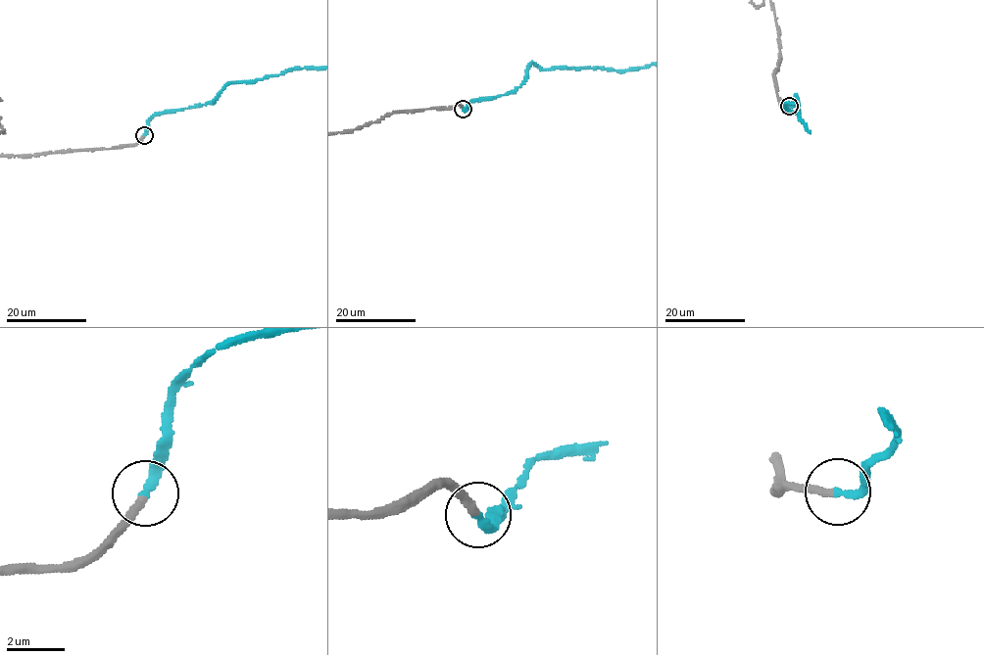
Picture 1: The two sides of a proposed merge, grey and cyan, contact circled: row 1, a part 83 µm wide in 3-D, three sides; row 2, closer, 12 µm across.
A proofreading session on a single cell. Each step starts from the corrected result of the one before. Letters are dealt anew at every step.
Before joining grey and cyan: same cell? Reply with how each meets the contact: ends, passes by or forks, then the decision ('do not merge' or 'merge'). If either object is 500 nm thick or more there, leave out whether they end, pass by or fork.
grey ends; cyan ends; merge

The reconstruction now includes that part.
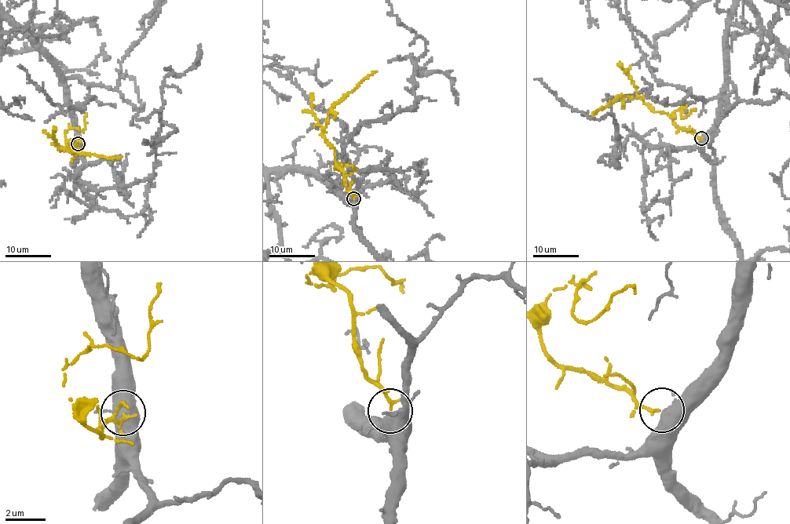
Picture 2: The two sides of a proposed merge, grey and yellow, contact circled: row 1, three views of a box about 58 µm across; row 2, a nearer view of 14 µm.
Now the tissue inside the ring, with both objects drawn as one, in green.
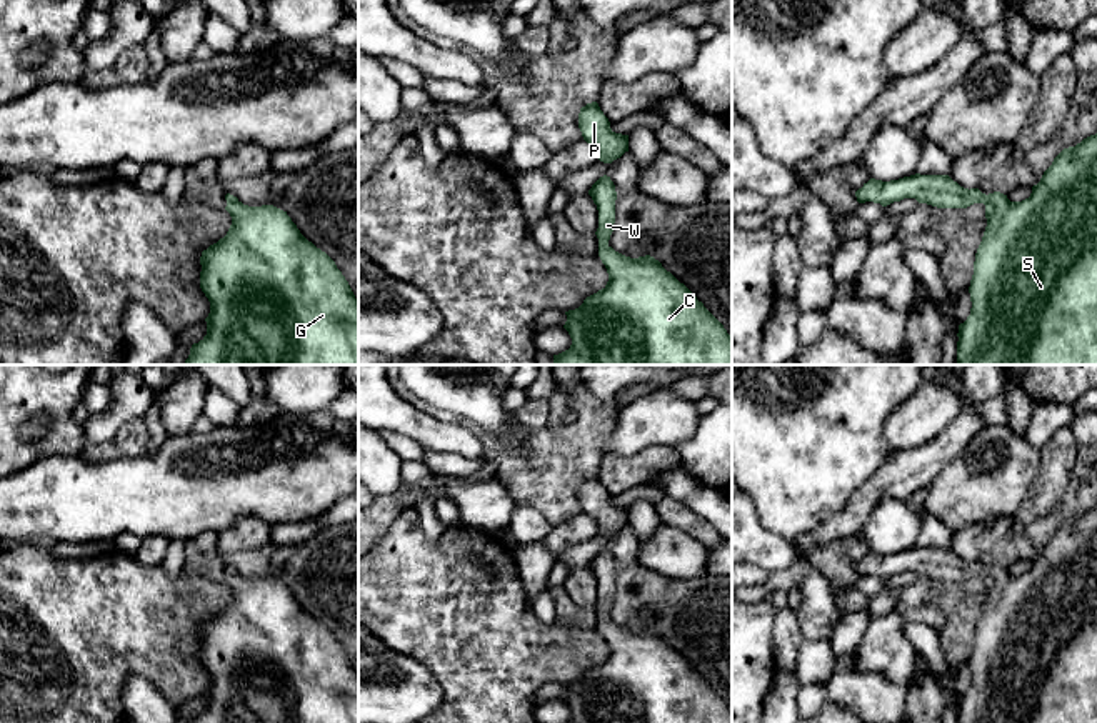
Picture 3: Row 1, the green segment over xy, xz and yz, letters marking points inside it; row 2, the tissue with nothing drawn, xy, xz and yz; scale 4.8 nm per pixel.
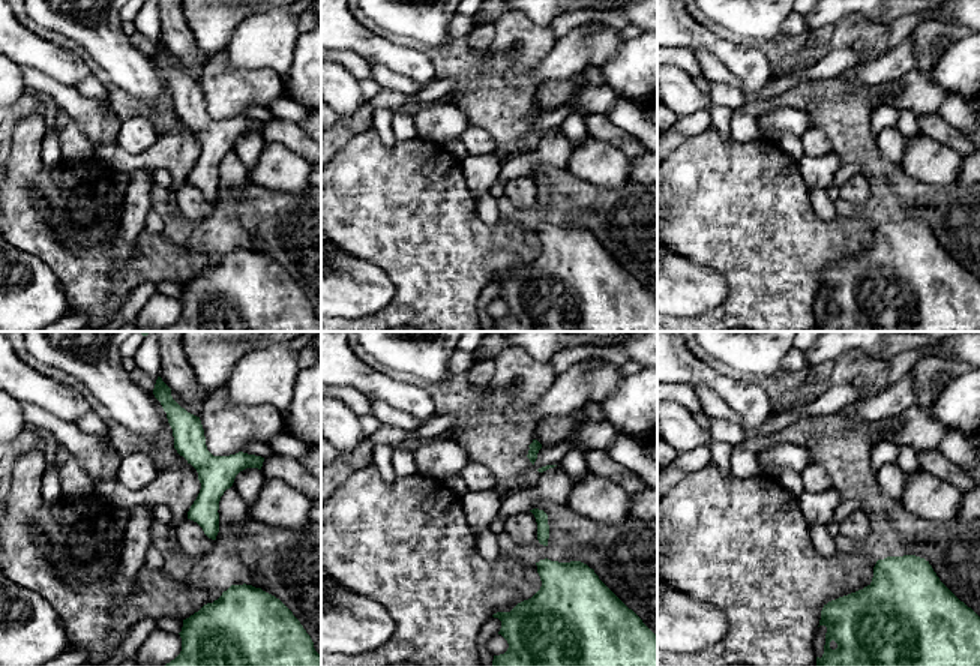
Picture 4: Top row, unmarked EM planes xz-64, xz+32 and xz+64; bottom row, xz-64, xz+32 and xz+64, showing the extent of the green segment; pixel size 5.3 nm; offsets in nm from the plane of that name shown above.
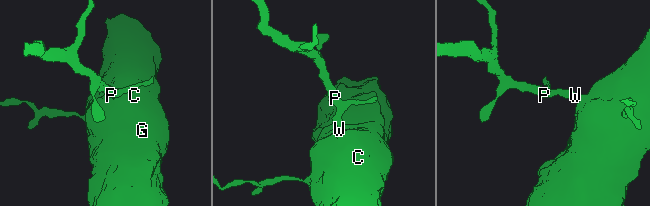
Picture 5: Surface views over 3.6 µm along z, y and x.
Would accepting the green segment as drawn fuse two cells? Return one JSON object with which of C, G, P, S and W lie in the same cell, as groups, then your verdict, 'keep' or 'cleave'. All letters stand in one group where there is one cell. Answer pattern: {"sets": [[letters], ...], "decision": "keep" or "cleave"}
{"sets": [["C", "G", "P", "S", "W"]], "decision": "keep"}

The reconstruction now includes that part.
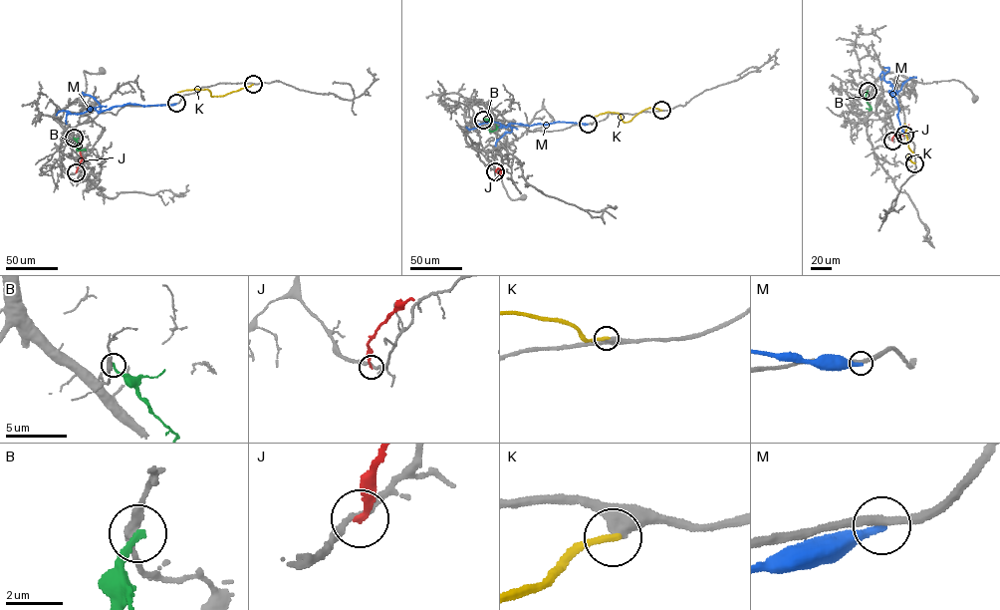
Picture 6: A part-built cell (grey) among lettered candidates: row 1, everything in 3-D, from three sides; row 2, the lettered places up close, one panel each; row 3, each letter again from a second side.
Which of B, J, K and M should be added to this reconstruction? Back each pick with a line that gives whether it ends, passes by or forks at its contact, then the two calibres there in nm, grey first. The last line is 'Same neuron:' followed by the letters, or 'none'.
Same neuron: none

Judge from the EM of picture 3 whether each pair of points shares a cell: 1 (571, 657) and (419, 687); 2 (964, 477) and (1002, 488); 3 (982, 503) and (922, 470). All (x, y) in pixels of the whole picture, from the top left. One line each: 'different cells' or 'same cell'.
1: different cells
2: same cell
3: different cells

